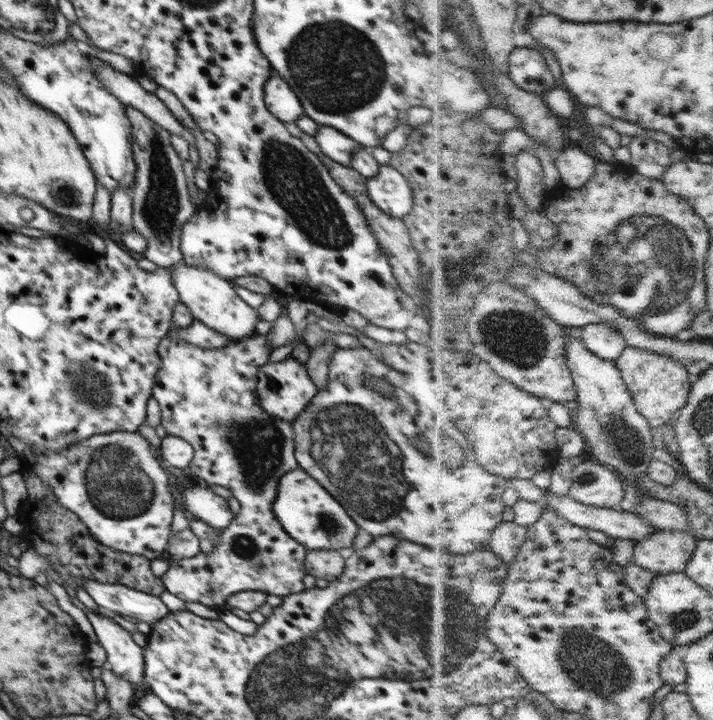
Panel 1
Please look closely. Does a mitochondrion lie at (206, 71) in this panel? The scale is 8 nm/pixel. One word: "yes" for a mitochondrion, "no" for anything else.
no

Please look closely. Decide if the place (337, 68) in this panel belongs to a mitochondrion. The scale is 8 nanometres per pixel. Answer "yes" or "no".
yes

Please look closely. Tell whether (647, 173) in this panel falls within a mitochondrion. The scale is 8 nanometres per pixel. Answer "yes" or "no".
no

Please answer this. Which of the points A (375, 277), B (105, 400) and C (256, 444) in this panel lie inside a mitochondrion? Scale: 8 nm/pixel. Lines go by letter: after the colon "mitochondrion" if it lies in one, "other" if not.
A: other
B: mitochondrion
C: mitochondrion

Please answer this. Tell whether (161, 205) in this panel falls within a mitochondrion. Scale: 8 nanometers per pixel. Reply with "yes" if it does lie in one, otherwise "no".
yes

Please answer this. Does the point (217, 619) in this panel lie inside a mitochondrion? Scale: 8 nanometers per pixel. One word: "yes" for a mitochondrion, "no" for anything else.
no

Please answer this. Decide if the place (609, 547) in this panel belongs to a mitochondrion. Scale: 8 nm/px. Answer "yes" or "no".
no

